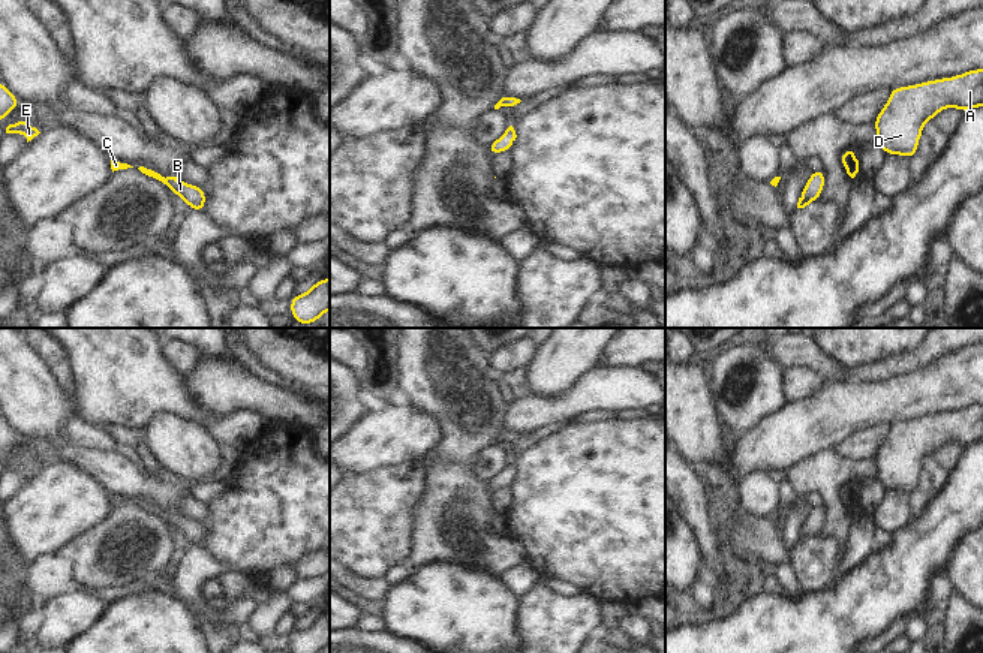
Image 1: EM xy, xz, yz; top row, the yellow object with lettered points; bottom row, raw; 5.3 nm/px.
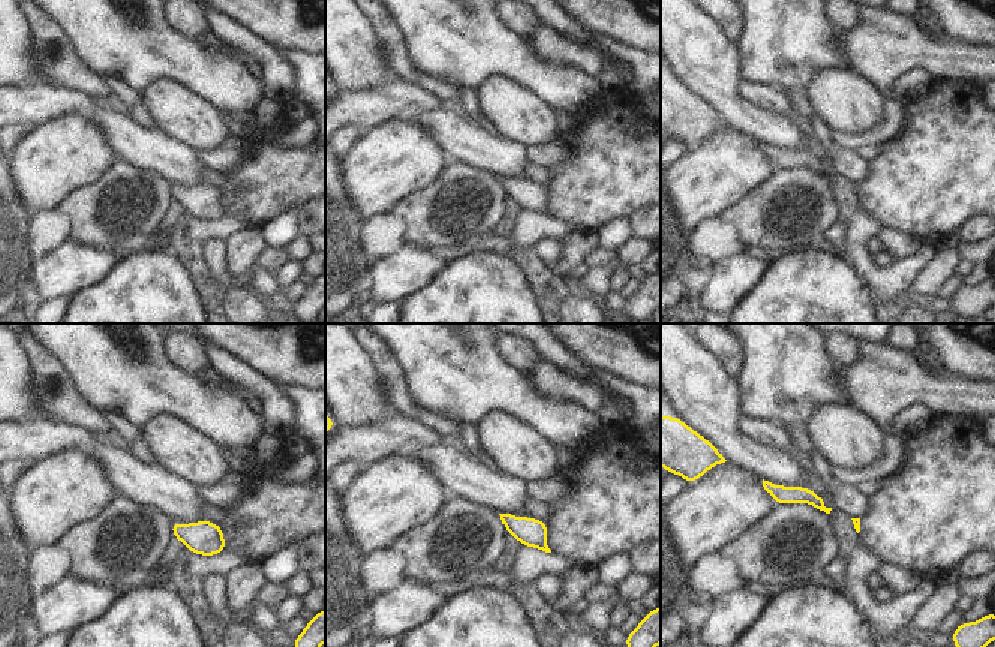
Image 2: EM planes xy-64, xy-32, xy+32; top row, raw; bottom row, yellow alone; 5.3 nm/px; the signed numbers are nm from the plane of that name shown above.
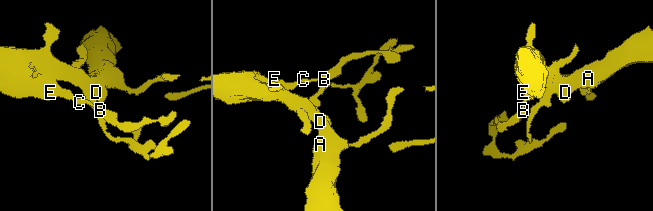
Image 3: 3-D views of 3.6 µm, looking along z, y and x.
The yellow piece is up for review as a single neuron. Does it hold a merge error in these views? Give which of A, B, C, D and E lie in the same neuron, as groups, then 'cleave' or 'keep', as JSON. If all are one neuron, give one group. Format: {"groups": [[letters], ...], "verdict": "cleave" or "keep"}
{"groups": [["A", "B", "C", "D", "E"]], "verdict": "keep"}

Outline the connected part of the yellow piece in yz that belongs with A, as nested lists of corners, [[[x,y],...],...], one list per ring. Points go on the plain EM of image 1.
[[[983,404],[895,422],[881,448],[875,452],[877,479],[884,490],[907,494],[917,491],[923,458],[934,455],[944,443],[959,443],[964,449],[983,442]]]

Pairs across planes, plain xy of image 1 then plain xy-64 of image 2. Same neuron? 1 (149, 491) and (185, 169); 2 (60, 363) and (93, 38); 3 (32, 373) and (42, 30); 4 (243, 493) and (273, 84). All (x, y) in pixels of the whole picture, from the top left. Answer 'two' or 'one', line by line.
1: one
2: two
3: two
4: two

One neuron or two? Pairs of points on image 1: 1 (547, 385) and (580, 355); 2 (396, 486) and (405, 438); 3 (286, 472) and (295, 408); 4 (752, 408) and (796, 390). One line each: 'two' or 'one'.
1: one
2: two
3: two
4: two

